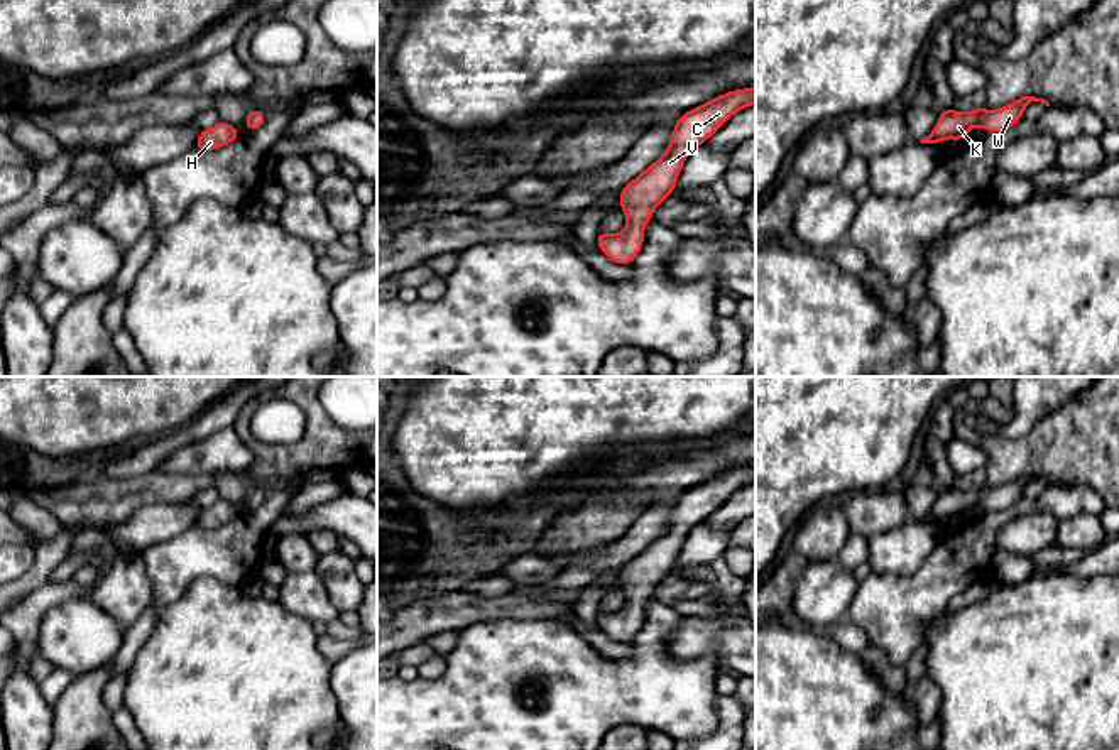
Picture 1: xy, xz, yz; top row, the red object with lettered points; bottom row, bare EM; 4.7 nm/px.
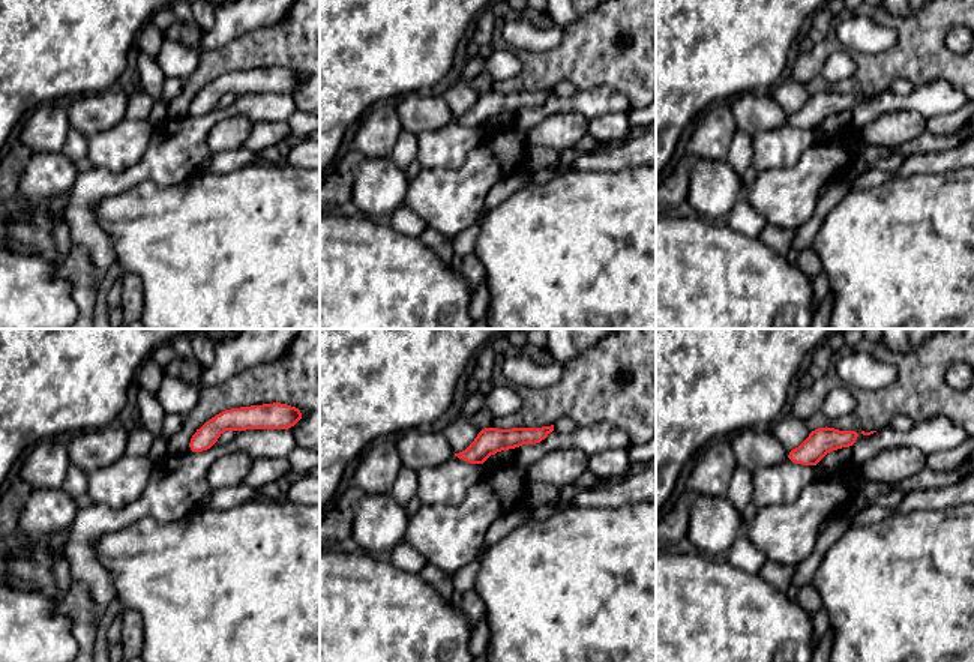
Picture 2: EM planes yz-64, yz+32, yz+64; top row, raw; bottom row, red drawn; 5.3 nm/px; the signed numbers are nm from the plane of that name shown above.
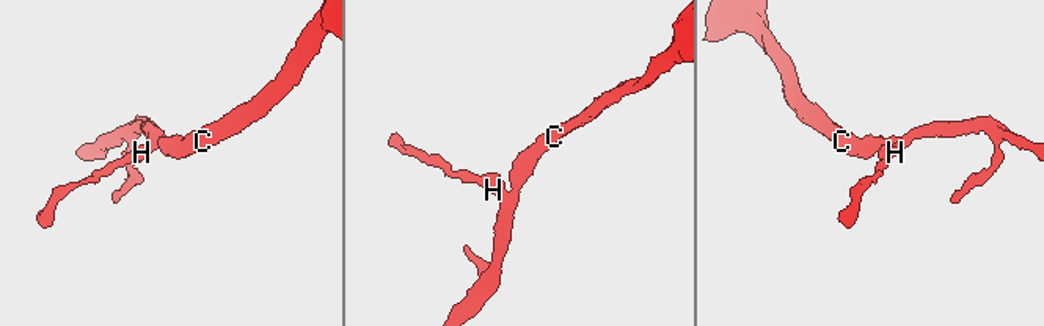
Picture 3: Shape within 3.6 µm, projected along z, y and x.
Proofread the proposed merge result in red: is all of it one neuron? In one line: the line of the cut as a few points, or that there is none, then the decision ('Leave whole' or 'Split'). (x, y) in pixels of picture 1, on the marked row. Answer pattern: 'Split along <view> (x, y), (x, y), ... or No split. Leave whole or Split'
No split. Leave whole

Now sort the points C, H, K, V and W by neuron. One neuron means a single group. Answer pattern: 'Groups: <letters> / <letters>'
Groups: C H K V W

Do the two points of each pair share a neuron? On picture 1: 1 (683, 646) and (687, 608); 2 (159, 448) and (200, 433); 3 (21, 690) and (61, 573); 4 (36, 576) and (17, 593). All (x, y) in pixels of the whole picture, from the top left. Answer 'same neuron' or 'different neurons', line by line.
1: different neurons
2: same neuron
3: different neurons
4: same neuron

